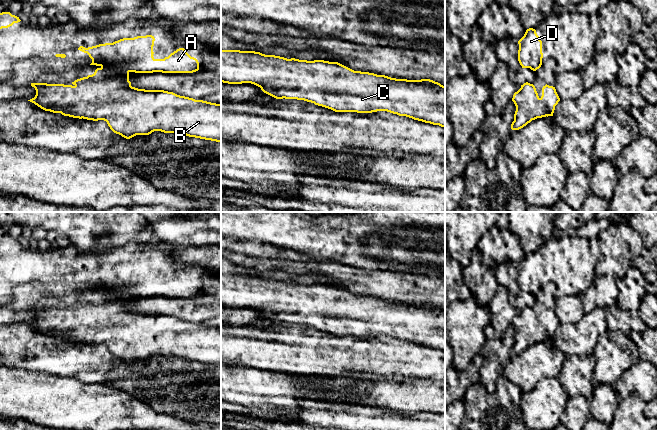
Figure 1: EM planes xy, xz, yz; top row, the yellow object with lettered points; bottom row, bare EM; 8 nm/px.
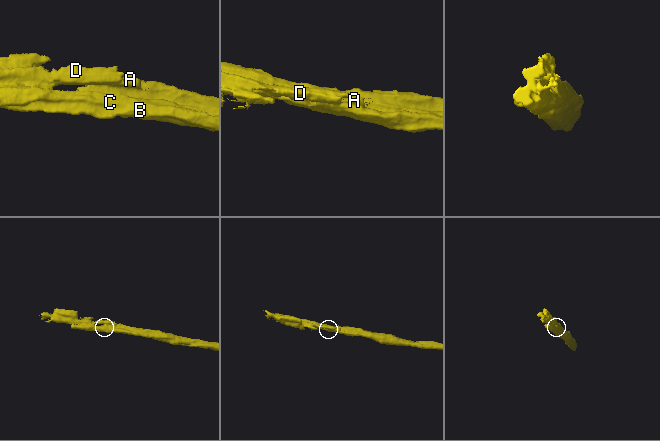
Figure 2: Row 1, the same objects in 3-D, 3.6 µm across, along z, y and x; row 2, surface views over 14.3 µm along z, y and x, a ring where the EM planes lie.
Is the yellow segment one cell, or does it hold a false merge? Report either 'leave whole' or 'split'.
split

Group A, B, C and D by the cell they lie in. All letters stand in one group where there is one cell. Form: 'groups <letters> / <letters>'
groups A D / B C

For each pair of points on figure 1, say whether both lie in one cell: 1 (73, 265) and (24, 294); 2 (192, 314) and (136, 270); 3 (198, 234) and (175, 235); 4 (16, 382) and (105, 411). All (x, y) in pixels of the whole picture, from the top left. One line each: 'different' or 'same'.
1: same
2: different
3: same
4: same

